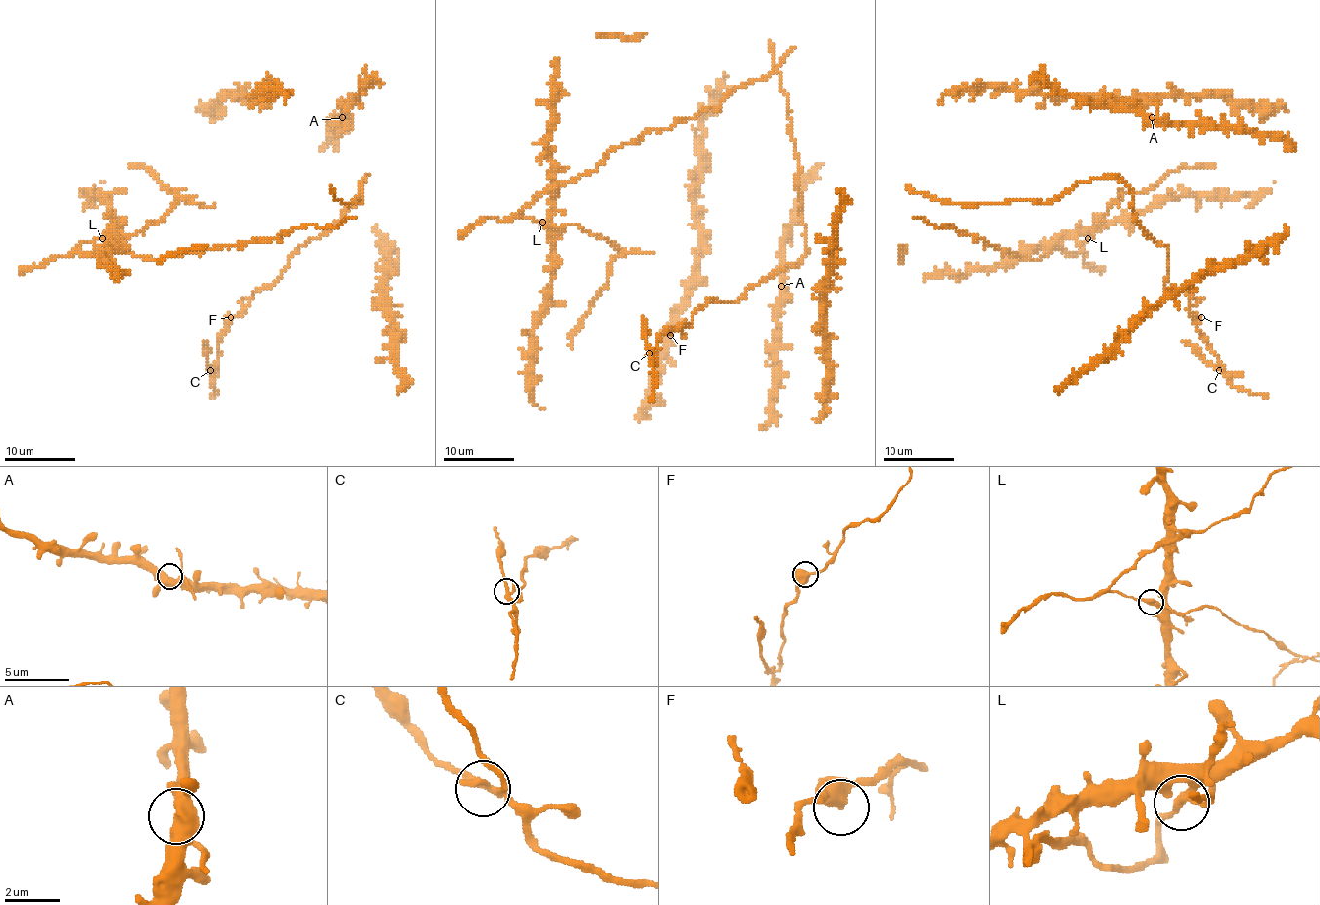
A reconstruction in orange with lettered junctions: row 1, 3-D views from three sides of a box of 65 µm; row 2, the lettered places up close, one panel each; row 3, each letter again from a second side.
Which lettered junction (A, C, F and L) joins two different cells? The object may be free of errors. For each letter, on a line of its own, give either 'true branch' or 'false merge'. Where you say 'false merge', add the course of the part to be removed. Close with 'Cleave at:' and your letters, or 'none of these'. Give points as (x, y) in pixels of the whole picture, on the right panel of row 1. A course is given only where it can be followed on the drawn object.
A: true branch
C: true branch
F: true branch
L: false merge; course (1088, 237), (1077, 253), (1051, 248), (1040, 259), (1022, 259), (954, 227), (934, 227), (914, 217)
Cleave at: L

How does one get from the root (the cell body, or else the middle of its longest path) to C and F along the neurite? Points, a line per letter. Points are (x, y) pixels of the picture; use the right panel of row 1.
C: (936, 199), (1051, 202), (1118, 176), (1134, 219), (1167, 248), (1165, 286), (1190, 296), (1219, 370)
F: (936, 199), (1051, 202), (1118, 176), (1134, 219), (1169, 252), (1165, 286), (1201, 317)

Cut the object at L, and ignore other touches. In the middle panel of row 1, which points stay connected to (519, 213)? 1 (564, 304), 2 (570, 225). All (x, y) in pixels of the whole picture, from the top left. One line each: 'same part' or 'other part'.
1: other part
2: same part

